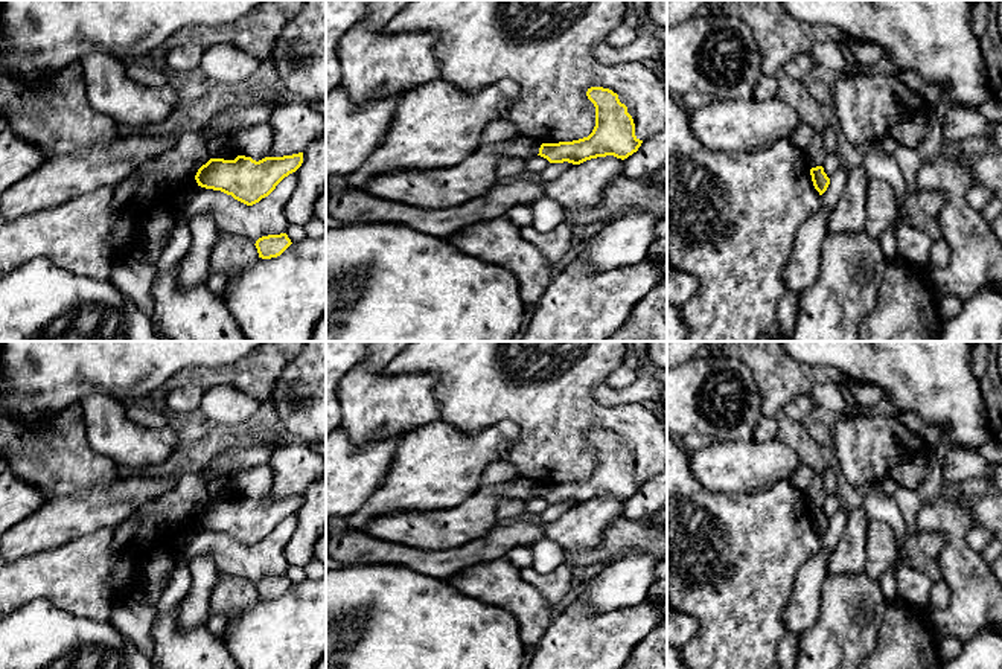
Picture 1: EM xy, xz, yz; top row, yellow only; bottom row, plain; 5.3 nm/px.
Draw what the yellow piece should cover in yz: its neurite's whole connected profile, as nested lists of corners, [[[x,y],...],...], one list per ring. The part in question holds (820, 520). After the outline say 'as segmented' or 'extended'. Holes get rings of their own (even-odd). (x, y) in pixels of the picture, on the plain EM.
[[[822,507],[812,509],[810,517],[812,517],[815,530],[819,533],[819,536],[822,536],[830,526],[830,520],[824,514],[824,509]]] | as segmented

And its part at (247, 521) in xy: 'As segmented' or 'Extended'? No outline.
As segmented

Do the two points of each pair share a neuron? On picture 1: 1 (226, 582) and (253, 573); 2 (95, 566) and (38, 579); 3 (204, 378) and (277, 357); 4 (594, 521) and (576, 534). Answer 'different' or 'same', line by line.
1: different
2: same
3: same
4: same

